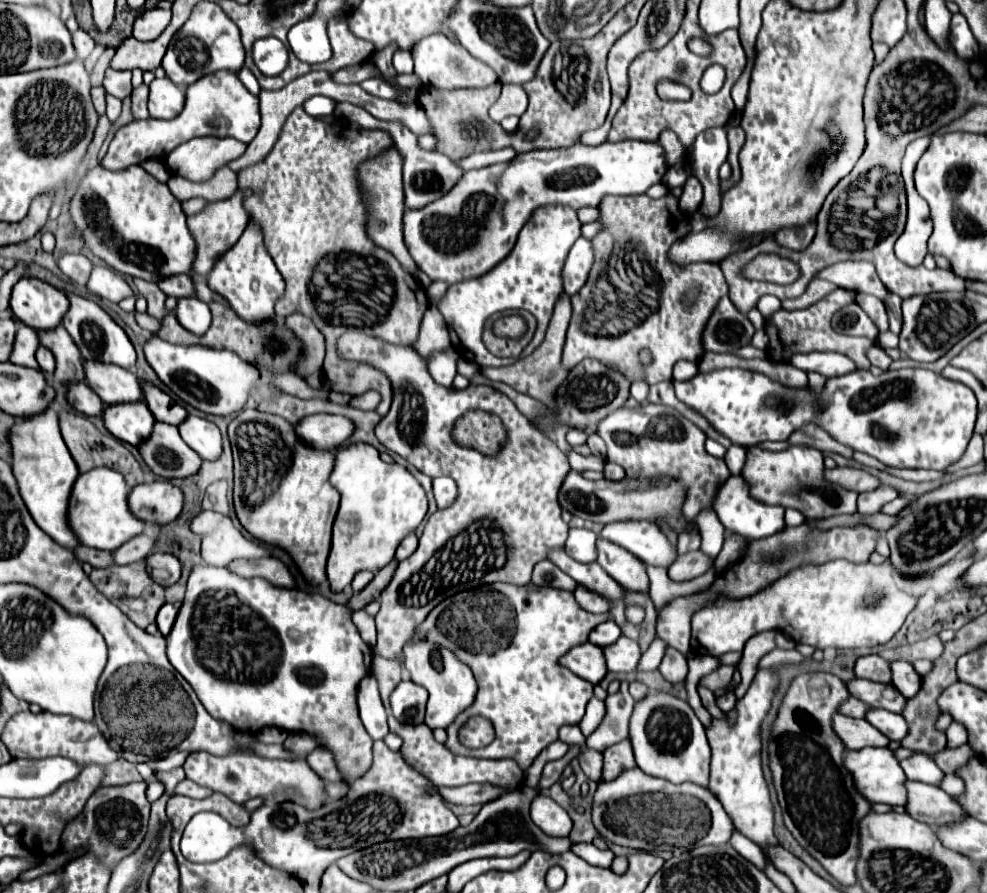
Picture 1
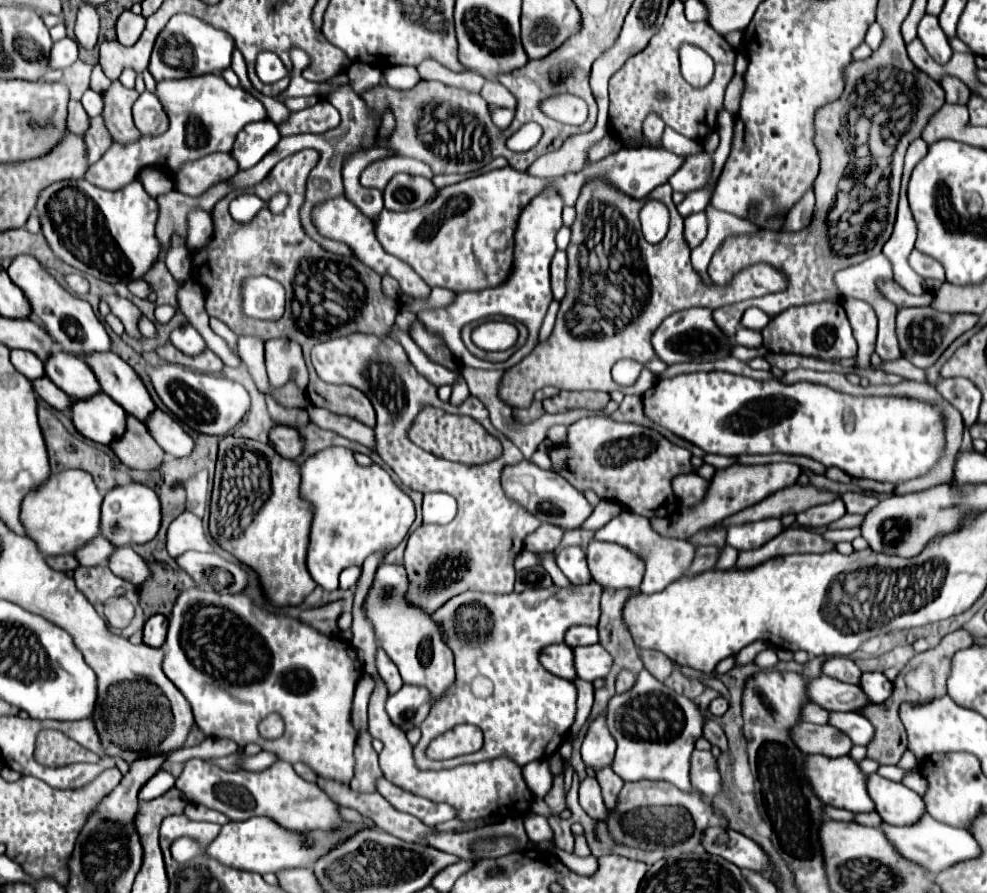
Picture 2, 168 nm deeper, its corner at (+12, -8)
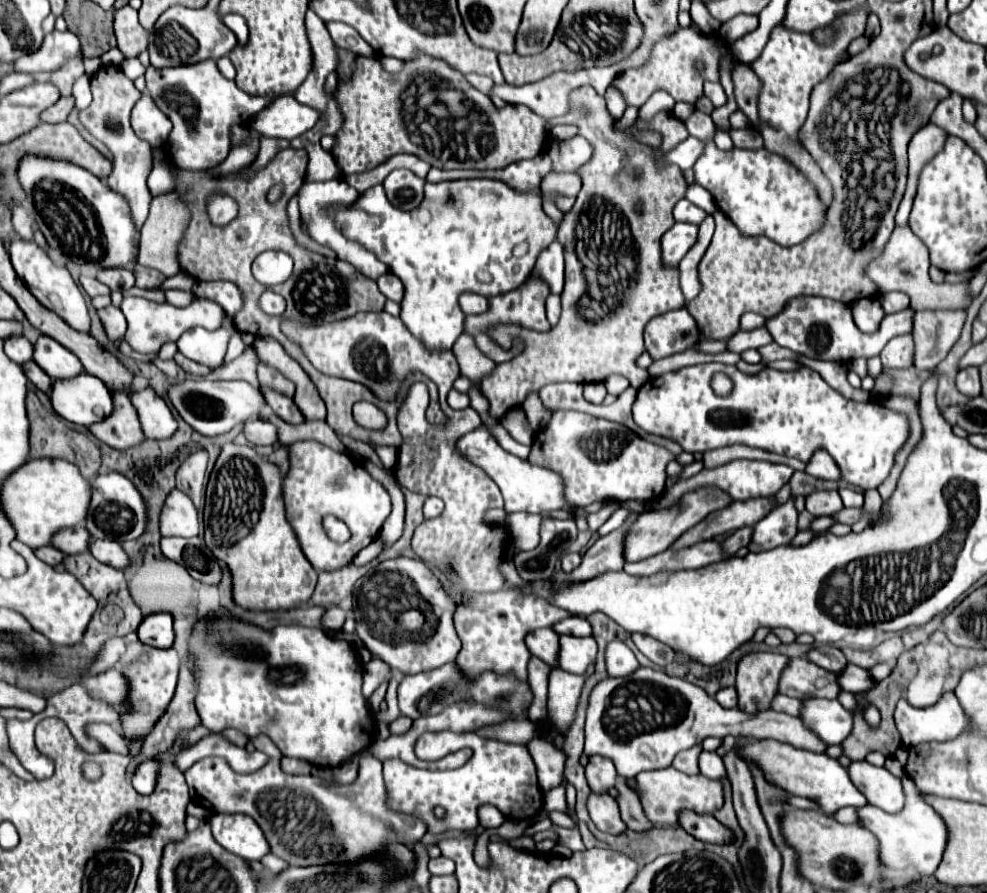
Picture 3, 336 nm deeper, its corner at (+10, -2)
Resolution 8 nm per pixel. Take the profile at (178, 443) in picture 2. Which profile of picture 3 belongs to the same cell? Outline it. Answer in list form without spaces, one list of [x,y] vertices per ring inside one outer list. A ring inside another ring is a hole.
[[[151,388],[133,392],[131,398],[133,398],[133,406],[137,406],[137,414],[141,418],[141,426],[147,438],[167,440],[177,432],[175,416],[171,414],[165,400],[159,398]]]

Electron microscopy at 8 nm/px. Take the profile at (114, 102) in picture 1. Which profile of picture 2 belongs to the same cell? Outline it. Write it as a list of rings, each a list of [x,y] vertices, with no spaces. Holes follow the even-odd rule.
[[[87,90],[87,92],[83,94],[81,104],[83,104],[83,108],[85,108],[85,112],[87,112],[89,116],[99,116],[101,110],[103,110],[103,100],[101,100],[101,96],[99,96],[97,92],[93,92],[93,90]]]

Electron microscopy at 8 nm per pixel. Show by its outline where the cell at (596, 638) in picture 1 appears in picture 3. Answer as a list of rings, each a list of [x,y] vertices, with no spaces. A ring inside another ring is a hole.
[[[573,616],[573,618],[565,618],[559,622],[559,626],[555,628],[557,634],[569,634],[569,636],[591,636],[591,624],[587,622],[587,618],[581,616]]]

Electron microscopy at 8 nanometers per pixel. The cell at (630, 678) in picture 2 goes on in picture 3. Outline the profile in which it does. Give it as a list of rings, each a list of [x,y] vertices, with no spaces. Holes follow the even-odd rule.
[[[609,642],[605,652],[605,662],[611,678],[625,678],[639,668],[635,654],[623,642]]]

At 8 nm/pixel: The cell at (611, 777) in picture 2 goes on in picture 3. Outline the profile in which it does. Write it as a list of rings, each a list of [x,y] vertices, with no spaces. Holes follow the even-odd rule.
[[[617,778],[617,784],[615,784],[615,790],[619,792],[617,796],[617,804],[619,804],[619,810],[621,810],[621,820],[627,824],[627,828],[631,830],[649,830],[649,820],[645,818],[643,810],[641,810],[641,802],[637,798],[637,794],[627,786],[627,782],[623,778]]]

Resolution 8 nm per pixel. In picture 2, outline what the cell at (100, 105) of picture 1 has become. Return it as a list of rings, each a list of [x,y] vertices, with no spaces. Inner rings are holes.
[[[71,100],[69,102],[69,114],[67,114],[67,132],[83,136],[87,128],[89,128],[89,116],[87,116],[87,112],[83,110],[81,102]]]

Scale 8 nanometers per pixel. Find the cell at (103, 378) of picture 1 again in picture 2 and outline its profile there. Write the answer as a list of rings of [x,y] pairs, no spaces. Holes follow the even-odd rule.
[[[55,348],[55,352],[51,352],[51,360],[45,360],[45,374],[55,386],[75,400],[83,400],[101,392],[91,368],[81,358],[71,356],[69,352],[65,354],[61,348]]]

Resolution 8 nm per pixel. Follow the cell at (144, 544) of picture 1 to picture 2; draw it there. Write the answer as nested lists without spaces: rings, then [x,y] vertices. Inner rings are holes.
[[[97,536],[97,540],[91,540],[91,544],[83,544],[79,552],[75,552],[75,558],[81,566],[97,566],[105,564],[109,556],[113,554],[115,546],[109,540],[103,540],[103,536]]]

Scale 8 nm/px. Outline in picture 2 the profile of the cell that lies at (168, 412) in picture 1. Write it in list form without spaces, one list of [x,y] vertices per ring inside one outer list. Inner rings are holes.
[[[93,352],[91,356],[81,358],[95,372],[95,378],[99,378],[99,386],[107,396],[111,396],[119,406],[123,406],[127,414],[133,414],[141,422],[147,420],[147,416],[155,410],[155,404],[145,384],[127,362],[123,362],[113,352]]]

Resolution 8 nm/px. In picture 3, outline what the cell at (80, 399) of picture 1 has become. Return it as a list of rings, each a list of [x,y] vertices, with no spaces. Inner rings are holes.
[[[27,362],[27,366],[23,368],[27,378],[45,394],[51,394],[51,386],[53,386],[53,380],[35,364],[35,362]]]

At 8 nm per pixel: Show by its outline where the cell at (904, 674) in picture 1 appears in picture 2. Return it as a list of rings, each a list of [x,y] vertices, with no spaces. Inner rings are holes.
[[[881,672],[861,674],[859,688],[863,688],[863,692],[867,692],[867,698],[871,702],[875,702],[875,704],[885,702],[891,696],[891,692],[893,692],[893,684]]]

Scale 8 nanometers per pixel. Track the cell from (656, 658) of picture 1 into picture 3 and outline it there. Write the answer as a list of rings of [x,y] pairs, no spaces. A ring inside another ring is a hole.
[[[591,756],[589,764],[585,766],[585,776],[587,776],[587,782],[589,782],[591,790],[607,792],[609,788],[615,786],[617,772],[615,772],[615,766],[613,766],[613,762],[609,758]]]

